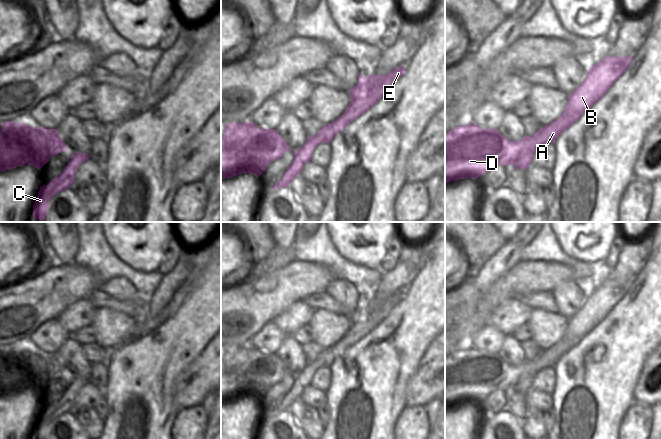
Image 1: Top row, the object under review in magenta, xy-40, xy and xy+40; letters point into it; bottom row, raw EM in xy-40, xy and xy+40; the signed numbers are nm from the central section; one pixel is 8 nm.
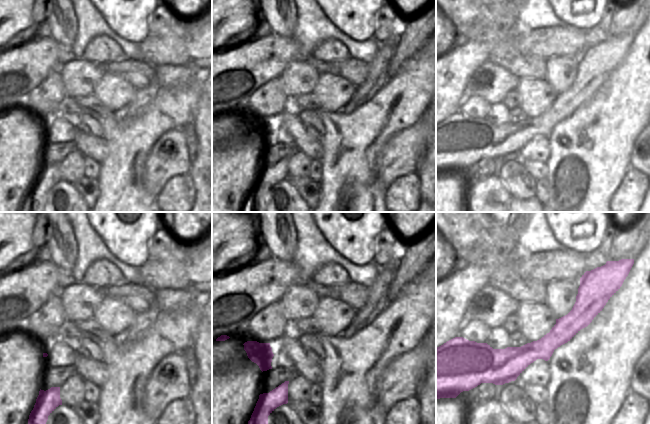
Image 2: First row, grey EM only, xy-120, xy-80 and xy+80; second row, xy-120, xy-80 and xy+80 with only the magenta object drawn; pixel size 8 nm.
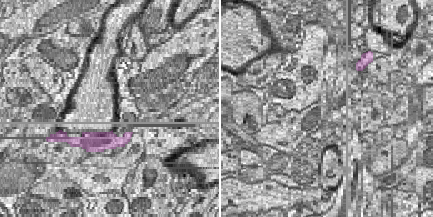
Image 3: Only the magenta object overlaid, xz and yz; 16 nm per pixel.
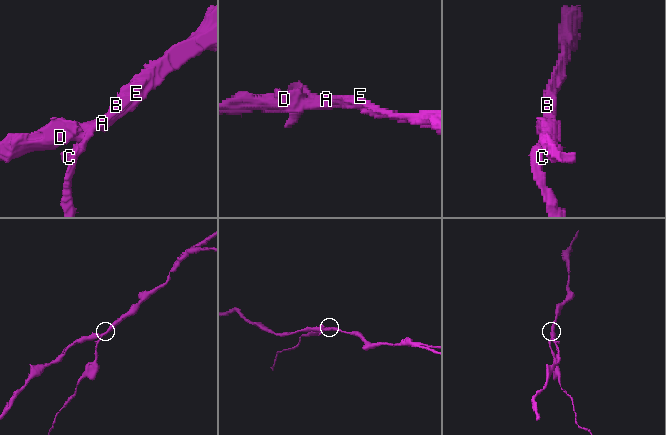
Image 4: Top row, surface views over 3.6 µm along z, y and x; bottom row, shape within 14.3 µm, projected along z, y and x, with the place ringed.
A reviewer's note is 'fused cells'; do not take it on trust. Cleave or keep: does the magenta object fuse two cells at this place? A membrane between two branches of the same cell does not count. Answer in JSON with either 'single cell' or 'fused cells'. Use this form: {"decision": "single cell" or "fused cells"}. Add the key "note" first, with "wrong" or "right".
{"note": "right", "decision": "fused cells"}

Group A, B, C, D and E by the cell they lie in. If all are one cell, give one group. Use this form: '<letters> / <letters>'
A B D E / C

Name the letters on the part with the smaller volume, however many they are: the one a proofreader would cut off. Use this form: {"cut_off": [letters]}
{"cut_off": ["C"]}

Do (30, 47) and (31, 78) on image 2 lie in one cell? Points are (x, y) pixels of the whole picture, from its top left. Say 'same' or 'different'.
same

